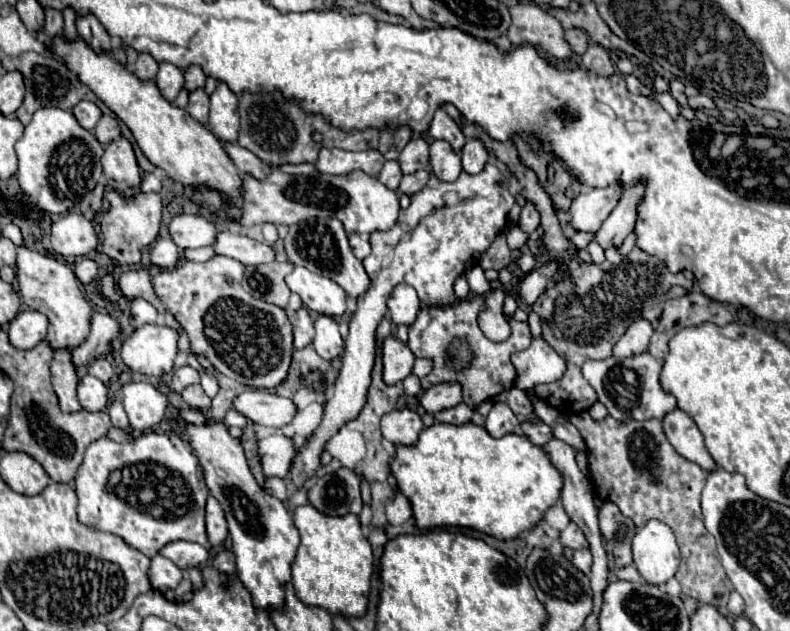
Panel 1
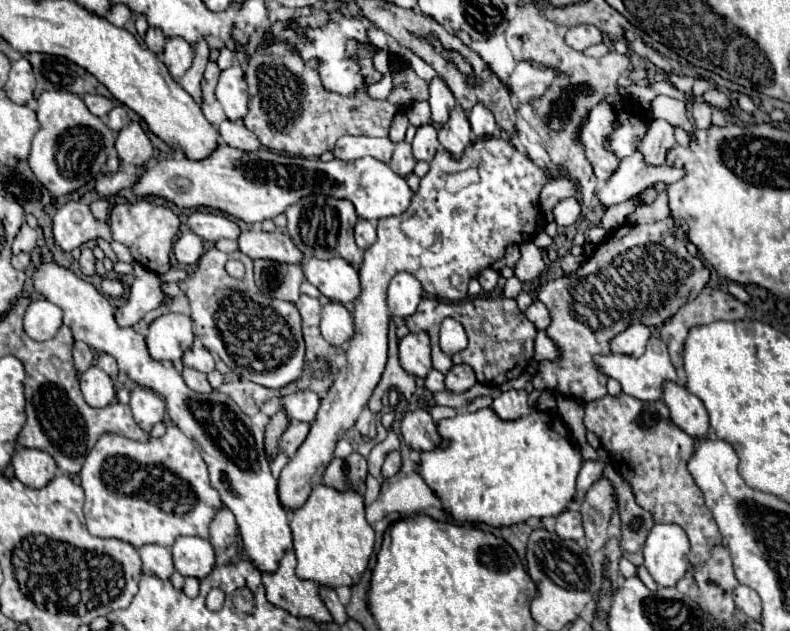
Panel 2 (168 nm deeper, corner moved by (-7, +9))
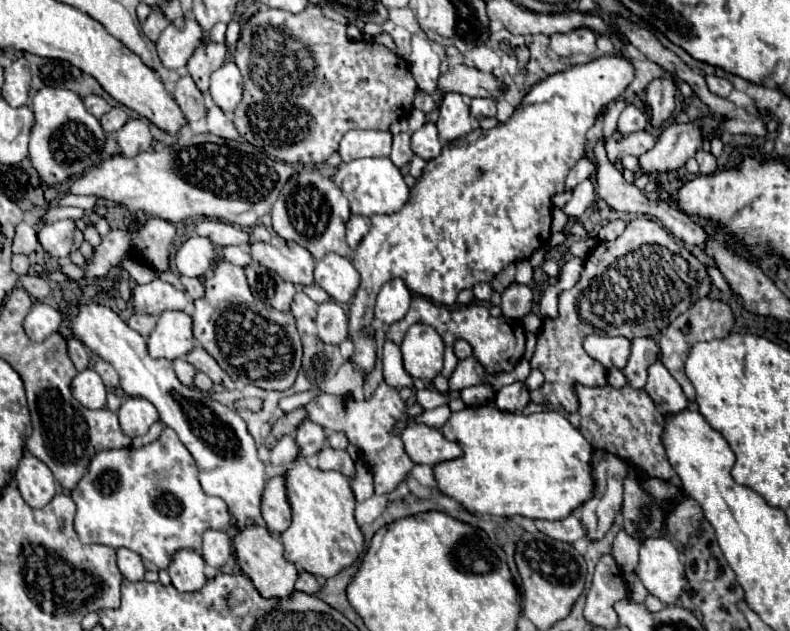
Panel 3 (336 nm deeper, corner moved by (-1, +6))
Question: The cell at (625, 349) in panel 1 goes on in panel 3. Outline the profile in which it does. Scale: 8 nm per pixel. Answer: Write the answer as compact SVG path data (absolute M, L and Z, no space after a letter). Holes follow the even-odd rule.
M588 335L584 339L586 353L600 361L606 369L618 367L624 369L624 363L630 355L630 341L624 337L600 337L600 335Z

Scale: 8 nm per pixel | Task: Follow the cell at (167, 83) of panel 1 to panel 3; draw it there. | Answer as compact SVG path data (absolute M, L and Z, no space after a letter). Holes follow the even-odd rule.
M186 17L182 27L176 27L174 23L170 23L160 39L156 41L156 49L158 49L158 57L162 61L164 67L168 69L180 69L188 63L192 51L196 49L196 45L202 39L202 31L200 25L196 23L196 19Z

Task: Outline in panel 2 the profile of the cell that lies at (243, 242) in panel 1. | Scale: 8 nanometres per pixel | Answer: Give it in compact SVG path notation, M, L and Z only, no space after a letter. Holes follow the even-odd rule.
M242 230L238 236L238 248L250 258L266 258L276 262L298 264L302 262L302 252L290 240L288 234L282 232L264 232L264 230Z

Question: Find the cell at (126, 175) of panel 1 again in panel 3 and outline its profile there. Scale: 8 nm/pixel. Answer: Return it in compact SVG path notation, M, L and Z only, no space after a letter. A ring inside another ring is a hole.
M128 119L128 123L116 131L116 141L126 157L134 157L152 145L152 135L146 119Z

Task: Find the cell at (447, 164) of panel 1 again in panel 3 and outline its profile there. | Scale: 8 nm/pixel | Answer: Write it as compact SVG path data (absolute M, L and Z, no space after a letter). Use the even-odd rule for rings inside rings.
M446 93L440 103L440 117L436 121L438 133L442 141L454 141L468 131L472 131L472 119L470 119L470 107L464 103L460 93Z

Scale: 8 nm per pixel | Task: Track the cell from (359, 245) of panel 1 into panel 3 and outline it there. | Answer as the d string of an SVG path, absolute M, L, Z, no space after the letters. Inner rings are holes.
M352 215L346 223L346 241L350 249L356 249L366 233L368 233L368 219L362 215Z

